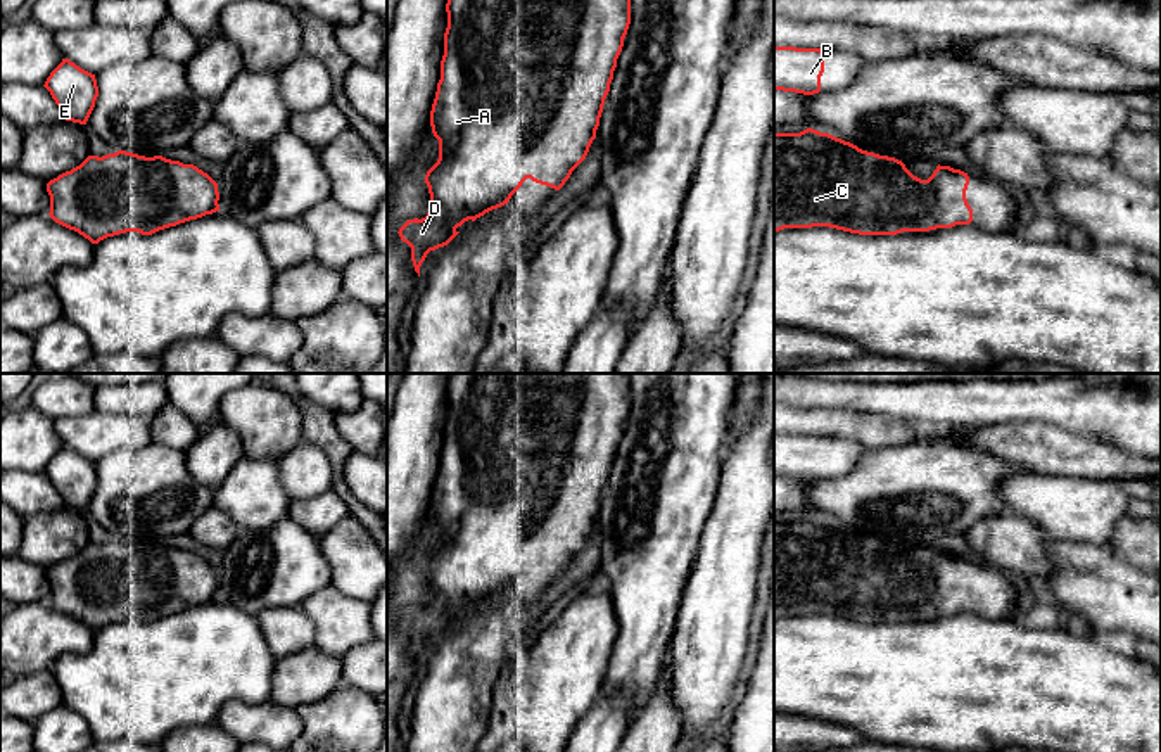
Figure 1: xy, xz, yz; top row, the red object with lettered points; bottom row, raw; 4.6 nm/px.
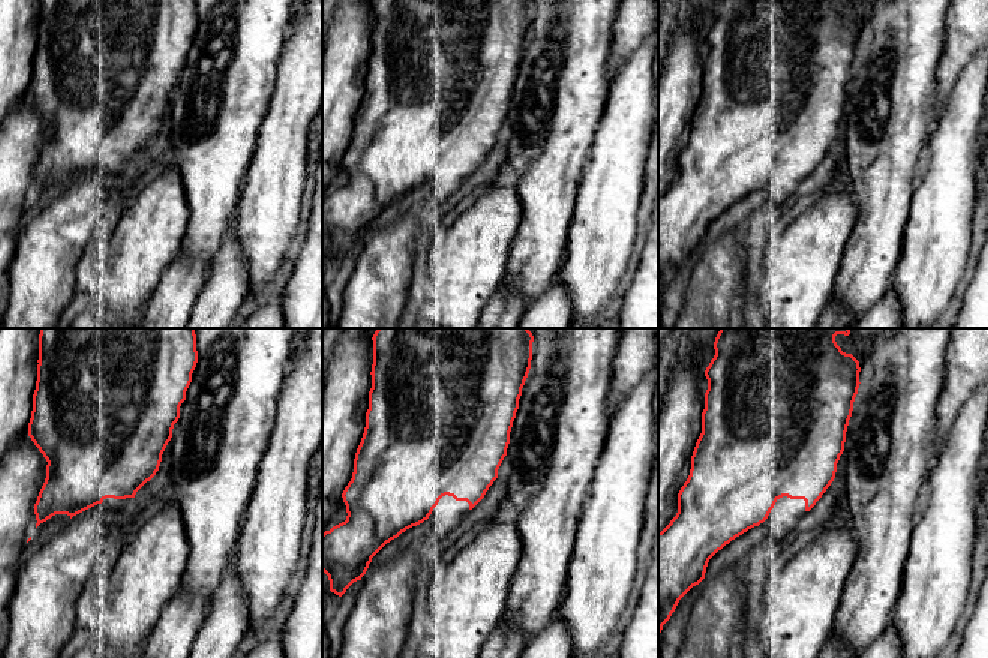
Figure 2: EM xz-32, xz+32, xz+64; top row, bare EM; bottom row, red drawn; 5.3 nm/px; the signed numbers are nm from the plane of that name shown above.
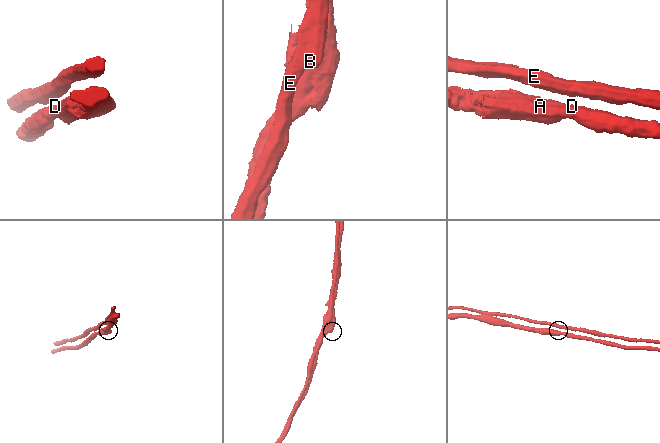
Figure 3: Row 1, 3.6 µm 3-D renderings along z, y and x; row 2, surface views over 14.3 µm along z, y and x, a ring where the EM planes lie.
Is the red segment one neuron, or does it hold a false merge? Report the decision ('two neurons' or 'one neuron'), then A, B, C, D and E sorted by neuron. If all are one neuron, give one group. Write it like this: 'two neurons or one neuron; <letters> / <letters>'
one neuron; A B C D E

